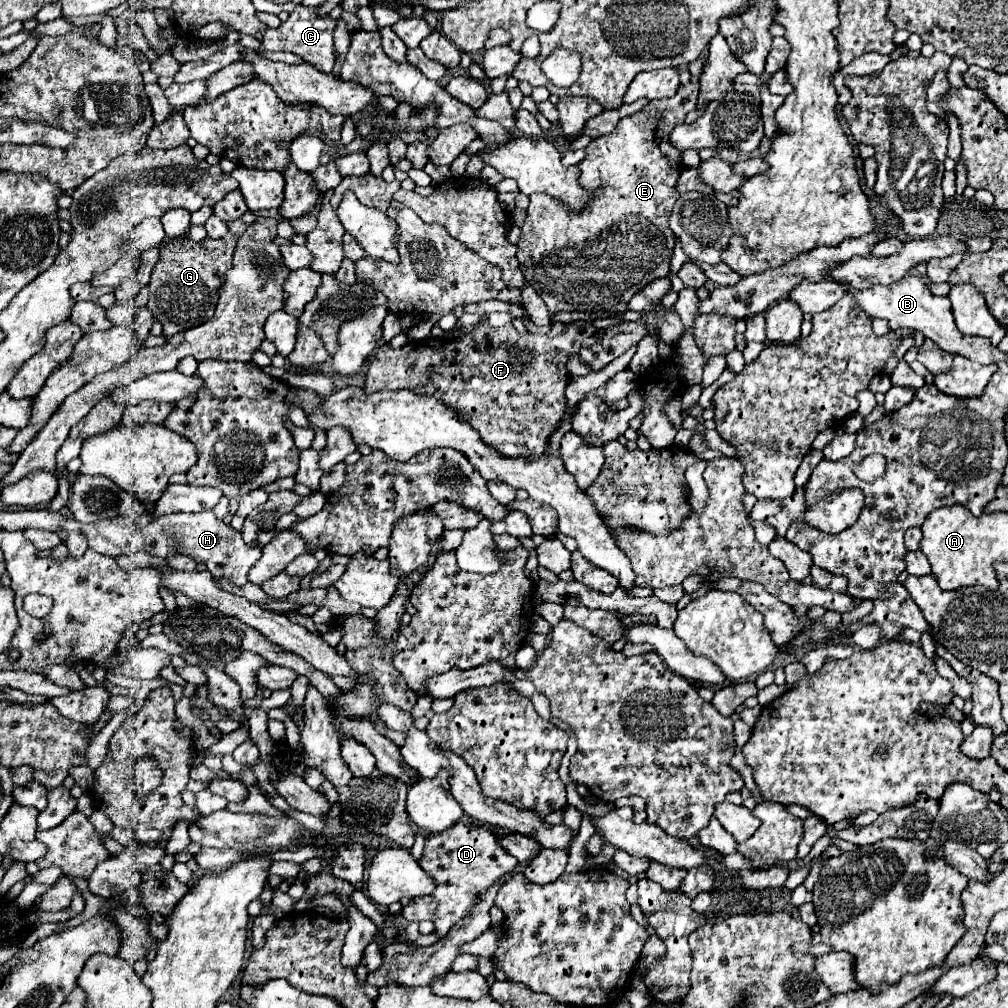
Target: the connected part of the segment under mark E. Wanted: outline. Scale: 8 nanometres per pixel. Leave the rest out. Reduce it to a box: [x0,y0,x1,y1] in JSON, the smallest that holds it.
[518,58,706,314]

